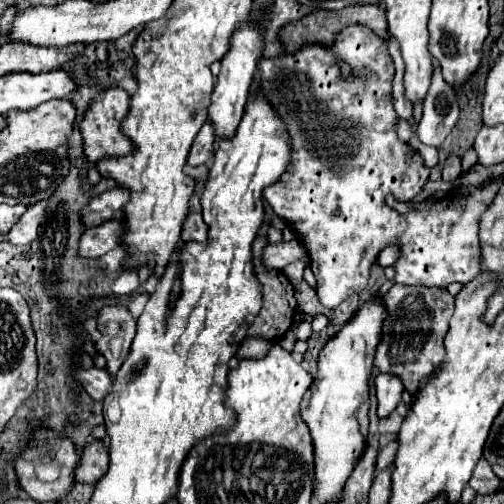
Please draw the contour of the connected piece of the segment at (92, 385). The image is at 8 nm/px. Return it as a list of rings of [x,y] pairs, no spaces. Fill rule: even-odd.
[[[89,368],[89,370],[81,370],[79,374],[79,382],[85,386],[85,390],[99,402],[105,400],[107,390],[111,386],[111,376],[107,370],[103,368]]]

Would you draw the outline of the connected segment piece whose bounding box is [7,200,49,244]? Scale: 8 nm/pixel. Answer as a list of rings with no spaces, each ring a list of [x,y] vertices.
[[[41,200],[33,206],[27,208],[27,212],[19,218],[19,222],[11,228],[11,232],[7,234],[7,240],[13,242],[13,244],[29,244],[37,238],[37,232],[39,232],[39,226],[43,222],[43,216],[49,208],[49,202],[47,200]]]

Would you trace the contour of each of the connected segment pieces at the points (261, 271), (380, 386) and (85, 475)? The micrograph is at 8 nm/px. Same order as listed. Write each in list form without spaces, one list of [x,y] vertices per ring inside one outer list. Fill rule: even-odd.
[[[259,236],[255,246],[259,244],[255,272],[263,286],[263,308],[257,314],[255,322],[249,326],[249,336],[263,336],[267,340],[281,340],[295,316],[295,288],[287,280],[281,270],[269,270],[261,262],[261,246],[267,242],[265,236]]]
[[[379,374],[375,378],[375,386],[377,386],[377,400],[379,400],[377,414],[379,418],[385,418],[401,402],[401,394],[405,386],[401,384],[401,378],[397,378],[395,374]]]
[[[93,440],[83,450],[81,466],[77,468],[77,482],[95,486],[99,478],[105,476],[105,470],[109,466],[109,452],[103,440]]]

